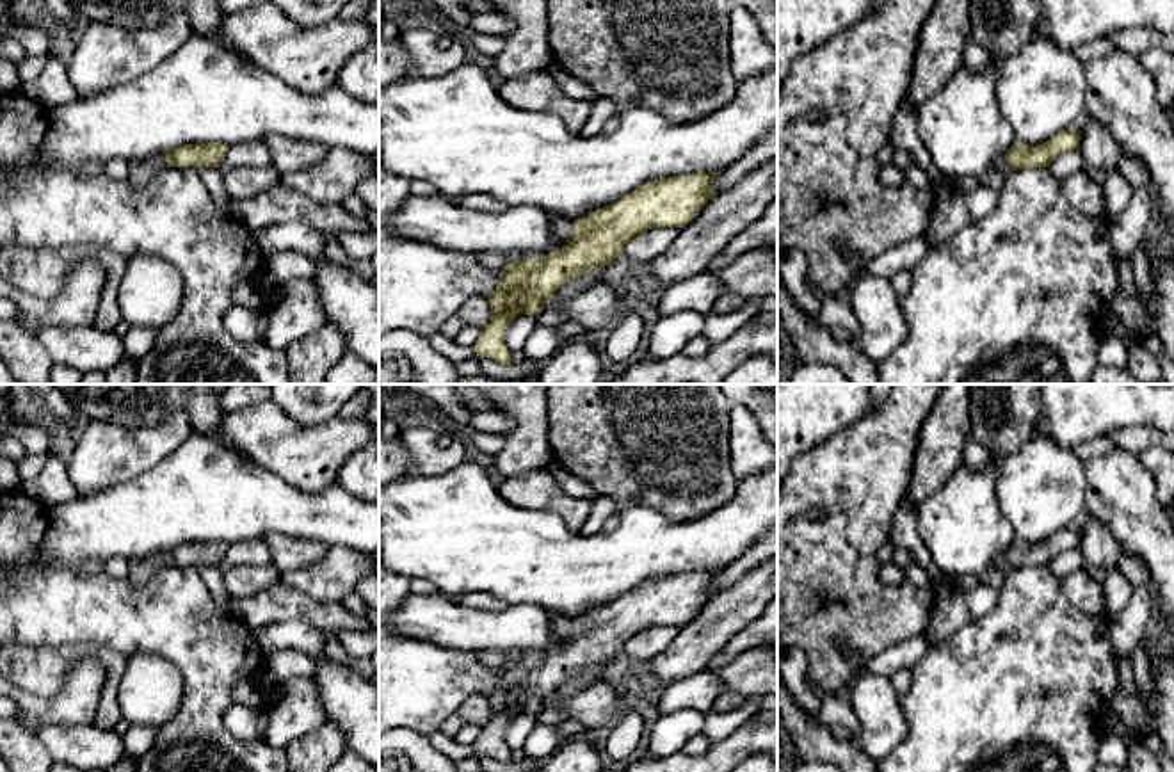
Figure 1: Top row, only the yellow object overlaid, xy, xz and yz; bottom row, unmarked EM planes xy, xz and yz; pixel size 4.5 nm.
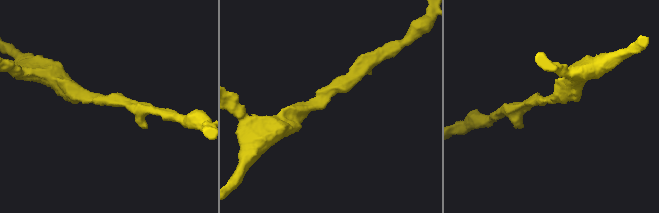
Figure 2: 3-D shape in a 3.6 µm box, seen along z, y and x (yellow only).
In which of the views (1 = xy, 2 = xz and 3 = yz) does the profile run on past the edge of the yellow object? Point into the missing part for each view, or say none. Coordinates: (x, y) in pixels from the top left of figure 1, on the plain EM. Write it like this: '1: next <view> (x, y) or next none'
1: next xy (141, 570)
2: next xz (562, 627)
3: next none

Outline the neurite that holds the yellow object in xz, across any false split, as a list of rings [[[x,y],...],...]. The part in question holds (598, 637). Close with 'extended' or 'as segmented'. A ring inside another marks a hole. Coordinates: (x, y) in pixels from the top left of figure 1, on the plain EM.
[[[724,569],[647,580],[610,605],[578,617],[548,610],[551,630],[564,644],[546,655],[507,662],[498,687],[487,696],[491,720],[480,726],[475,751],[511,763],[512,751],[503,733],[516,715],[539,713],[562,683],[608,665],[624,653],[628,640],[642,637],[647,628],[690,623],[715,594],[712,583]]]; extended

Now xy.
[[[199,541],[199,543],[180,544],[160,555],[135,559],[130,562],[130,573],[126,580],[135,589],[141,589],[162,566],[169,564],[194,566],[194,567],[221,566],[221,562],[228,553],[228,546],[229,544],[222,541]]]; extended

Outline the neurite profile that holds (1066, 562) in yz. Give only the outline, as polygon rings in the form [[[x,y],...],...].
[[[1078,548],[1057,555],[1048,564],[1049,571],[1060,578],[1064,578],[1065,575],[1071,575],[1073,571],[1083,569],[1085,566],[1087,566],[1087,560]]]

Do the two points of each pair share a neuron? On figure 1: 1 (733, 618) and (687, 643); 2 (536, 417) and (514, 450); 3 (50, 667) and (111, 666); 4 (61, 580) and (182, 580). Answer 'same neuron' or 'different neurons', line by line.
1: same neuron
2: same neuron
3: same neuron
4: same neuron

